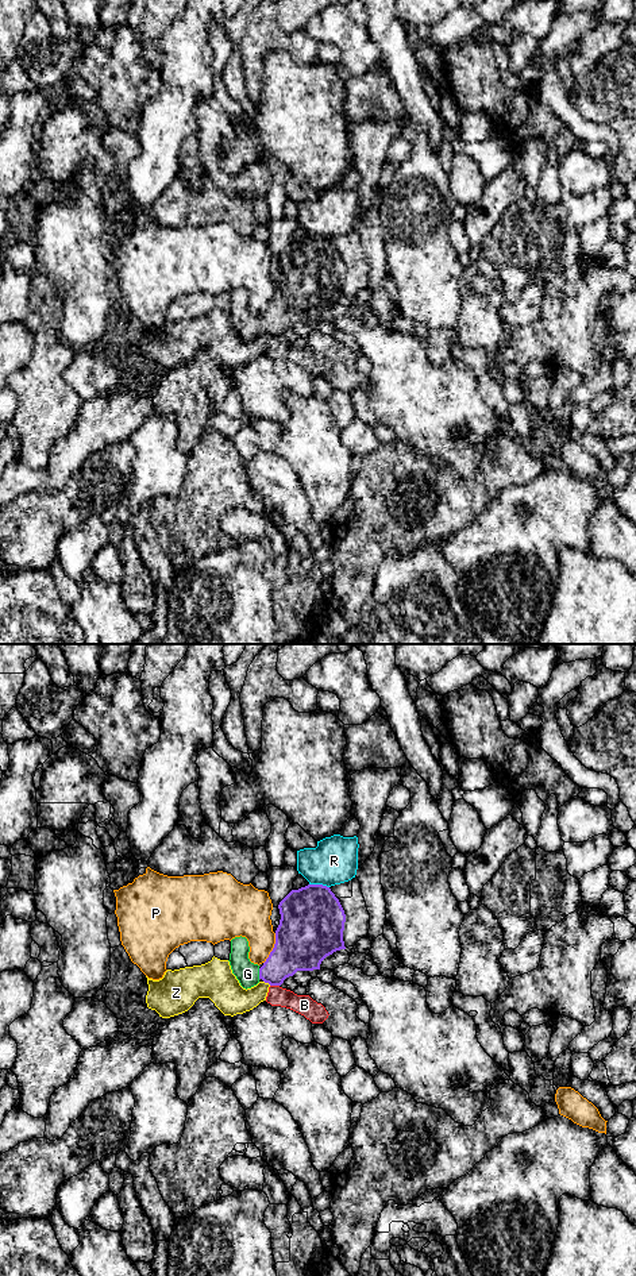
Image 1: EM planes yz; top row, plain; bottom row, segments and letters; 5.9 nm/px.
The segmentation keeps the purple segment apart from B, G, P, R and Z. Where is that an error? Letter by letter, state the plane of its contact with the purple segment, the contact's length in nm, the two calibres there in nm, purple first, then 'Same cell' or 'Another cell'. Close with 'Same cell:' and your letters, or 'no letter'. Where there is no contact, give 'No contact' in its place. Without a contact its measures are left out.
B: Touches purple in yz. Shared border 60 nm. Thickness 260 nm (purple) against 120 nm. Another cell
G: Touches purple in yz. Shared border 60 nm. Thickness 240 nm (purple) against 140 nm. Same cell
P: Touches purple in yz. Shared border 200 nm. Thickness 380 nm (purple) against 260 nm. Another cell
R: Touches purple in yz. Shared border 120 nm. Thickness 380 nm (purple) against 280 nm. Another cell
Z: Touches purple in yz. Shared border 50 nm. Thickness 260 nm (purple) against 190 nm. Another cell
Same cell: G

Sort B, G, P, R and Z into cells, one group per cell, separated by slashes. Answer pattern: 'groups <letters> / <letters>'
groups B Z / G / P / R

